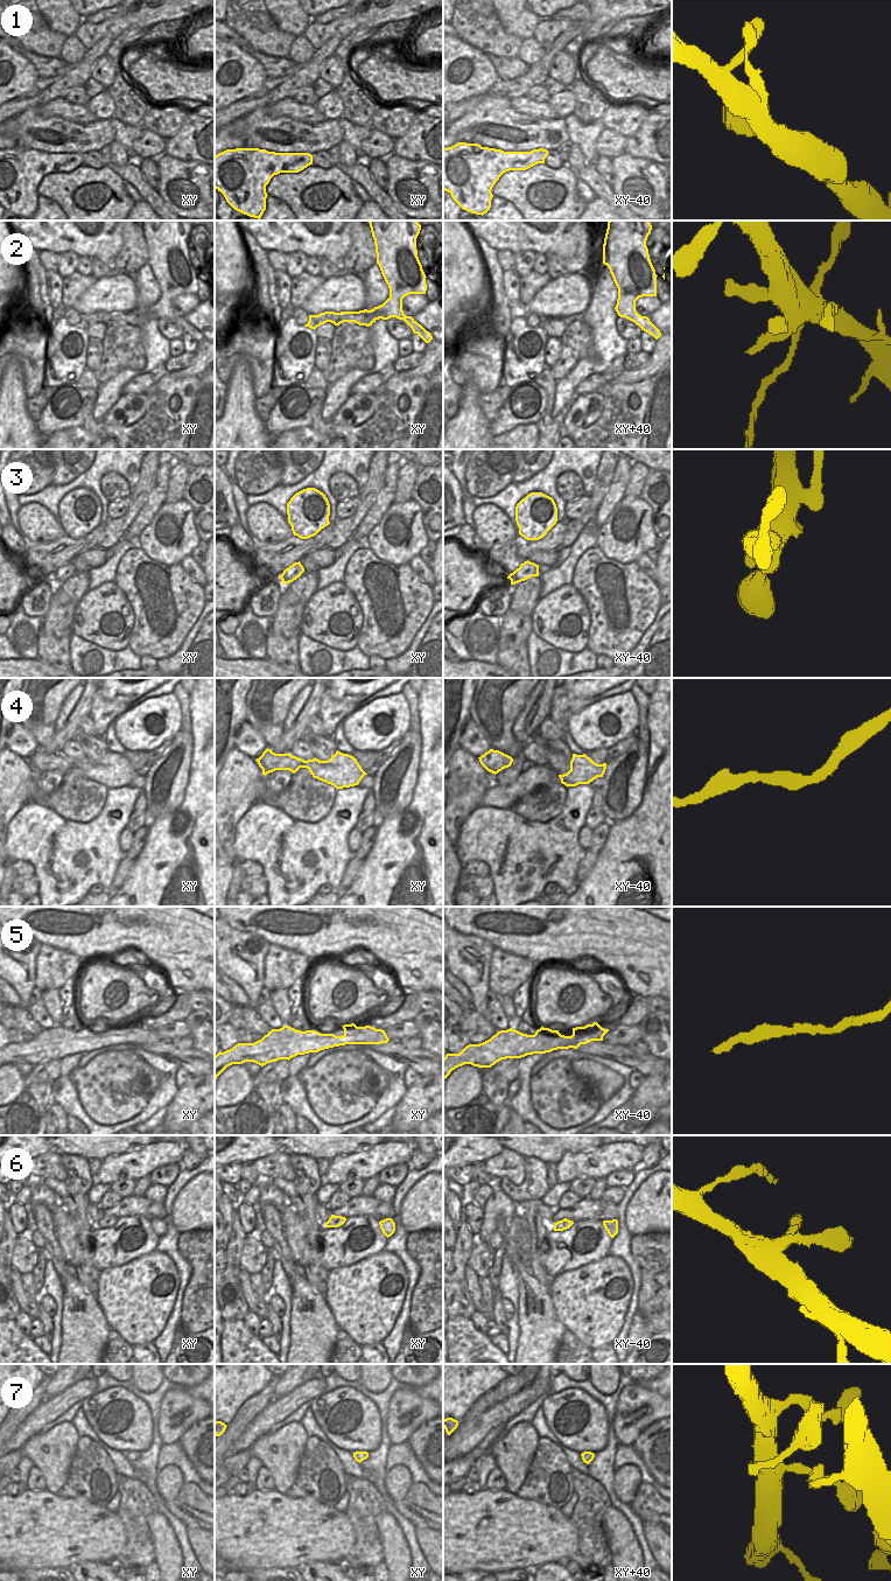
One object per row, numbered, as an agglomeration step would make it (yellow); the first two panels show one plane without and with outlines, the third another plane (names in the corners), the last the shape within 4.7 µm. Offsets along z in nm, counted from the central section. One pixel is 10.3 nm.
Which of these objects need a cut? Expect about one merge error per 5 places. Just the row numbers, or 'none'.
none

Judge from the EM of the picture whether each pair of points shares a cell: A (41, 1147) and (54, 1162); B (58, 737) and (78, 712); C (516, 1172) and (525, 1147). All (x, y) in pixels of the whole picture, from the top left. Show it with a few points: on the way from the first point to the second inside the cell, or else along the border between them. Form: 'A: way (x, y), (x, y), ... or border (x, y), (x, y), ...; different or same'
A: border (53, 1149), (36, 1156); different
B: way (65, 732), (75, 719); same
C: border (504, 1147), (524, 1156); different

